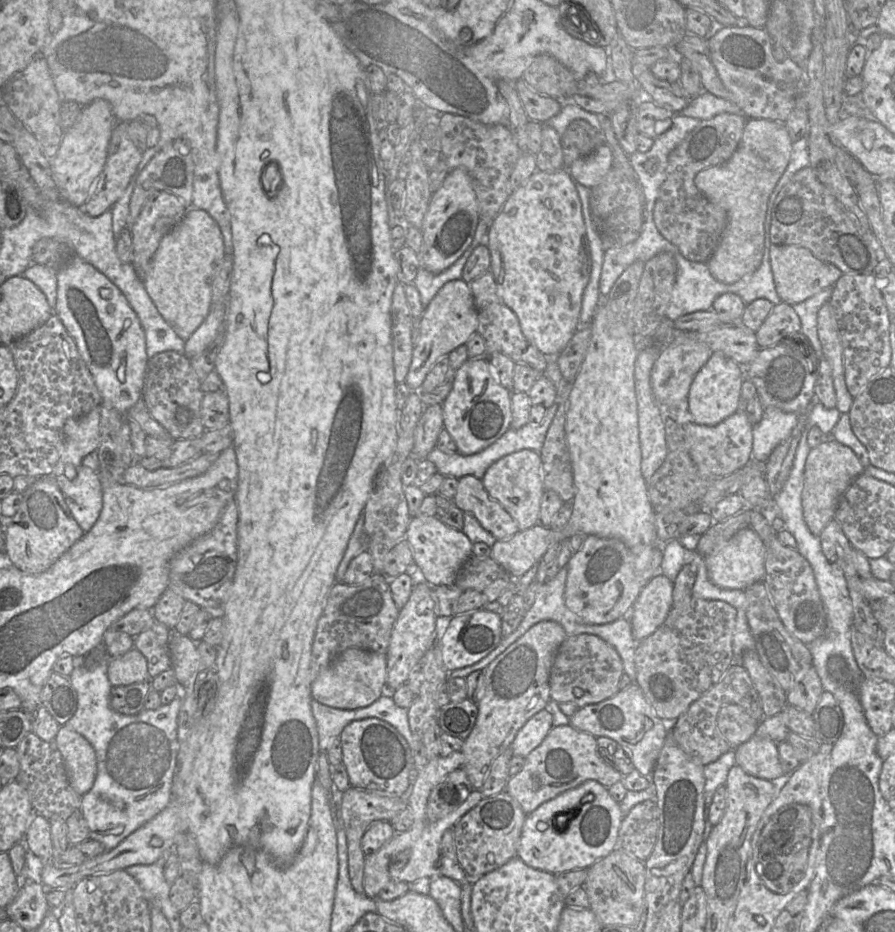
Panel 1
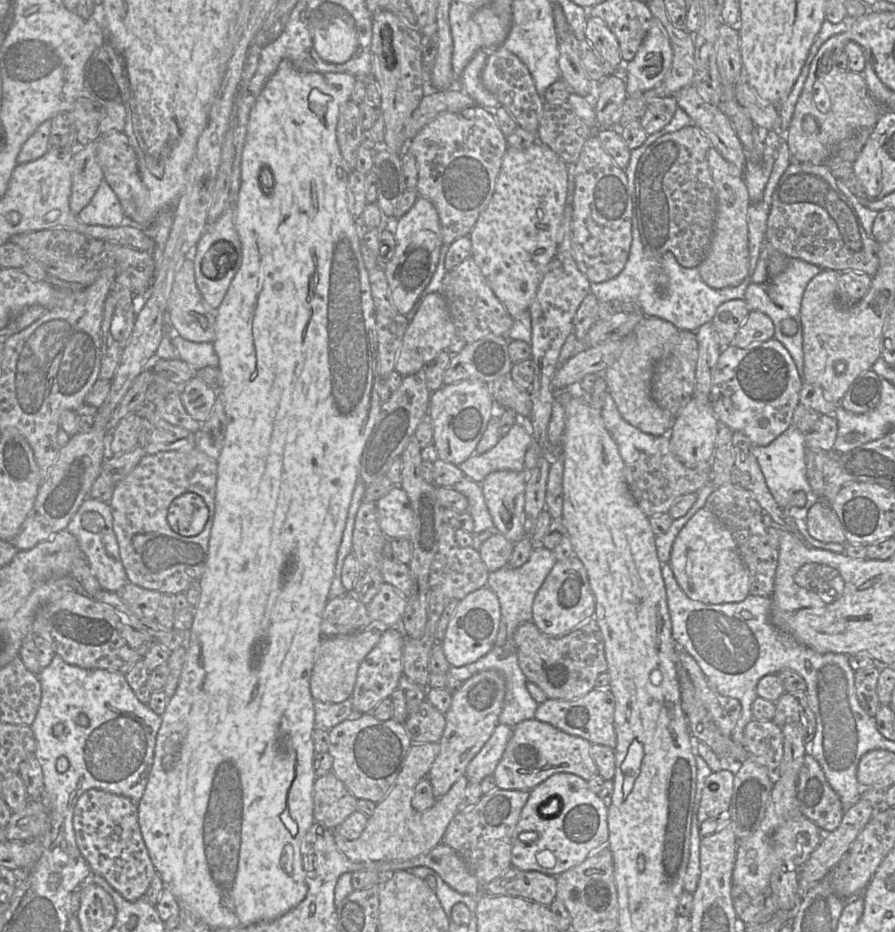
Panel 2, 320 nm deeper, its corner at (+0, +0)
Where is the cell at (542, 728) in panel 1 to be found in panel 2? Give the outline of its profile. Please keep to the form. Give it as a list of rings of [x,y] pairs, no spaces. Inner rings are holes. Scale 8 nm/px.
[[[497,724],[489,740],[468,764],[465,775],[469,780],[481,782],[485,777],[493,775],[512,733],[513,727]]]

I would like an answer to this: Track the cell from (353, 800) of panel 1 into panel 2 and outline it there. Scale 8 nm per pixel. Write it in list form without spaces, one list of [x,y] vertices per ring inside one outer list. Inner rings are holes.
[[[333,771],[317,777],[314,783],[314,820],[334,830],[357,809],[358,799]]]

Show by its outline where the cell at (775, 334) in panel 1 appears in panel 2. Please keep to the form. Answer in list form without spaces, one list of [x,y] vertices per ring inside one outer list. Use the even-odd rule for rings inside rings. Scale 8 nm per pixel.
[[[750,311],[732,344],[739,348],[748,348],[774,338],[774,335],[772,319],[760,311]]]

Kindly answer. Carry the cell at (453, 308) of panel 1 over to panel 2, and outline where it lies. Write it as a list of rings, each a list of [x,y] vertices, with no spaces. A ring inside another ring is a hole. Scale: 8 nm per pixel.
[[[439,291],[428,294],[405,331],[395,370],[404,377],[417,373],[440,352],[447,350],[455,335],[456,329],[443,295]]]

